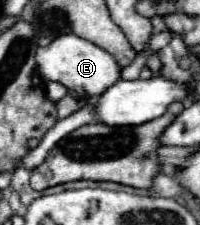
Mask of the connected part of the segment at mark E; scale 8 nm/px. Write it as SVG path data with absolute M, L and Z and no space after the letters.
M62 34L54 38L48 46L36 48L36 70L44 80L56 80L64 84L68 90L78 92L80 96L100 96L106 88L120 80L122 68L118 62L96 44L76 36L76 34Z

